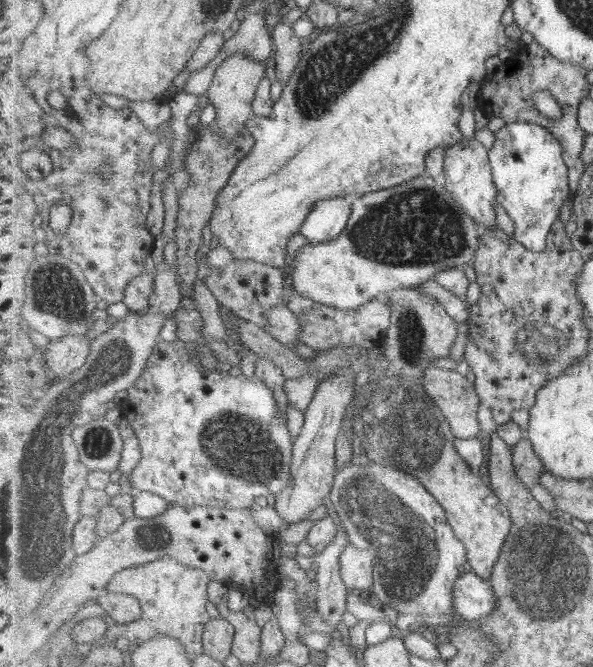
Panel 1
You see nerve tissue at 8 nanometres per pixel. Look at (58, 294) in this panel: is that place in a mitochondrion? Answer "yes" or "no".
yes

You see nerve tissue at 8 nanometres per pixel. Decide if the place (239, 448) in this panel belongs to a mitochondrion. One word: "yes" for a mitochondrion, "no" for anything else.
yes

